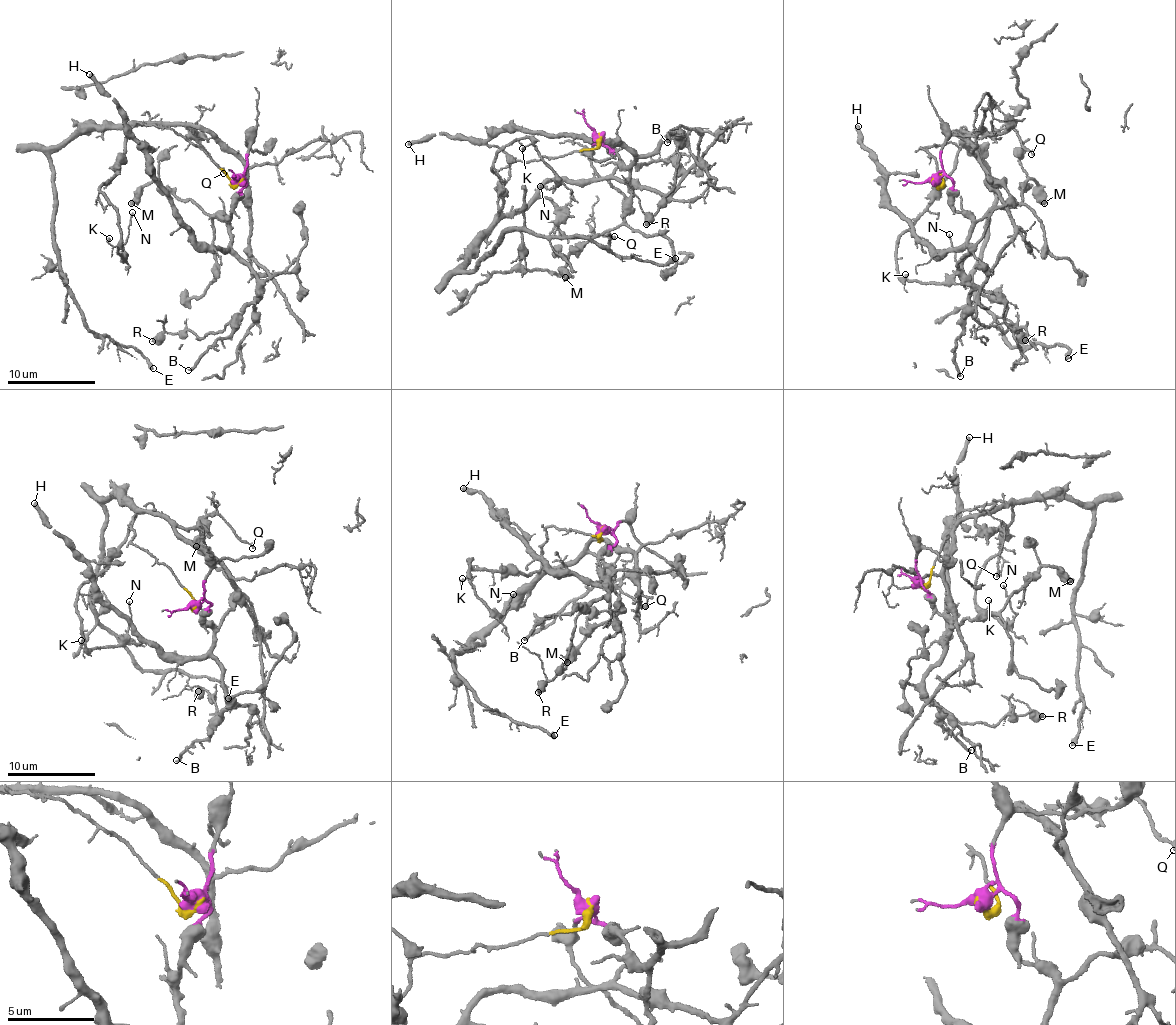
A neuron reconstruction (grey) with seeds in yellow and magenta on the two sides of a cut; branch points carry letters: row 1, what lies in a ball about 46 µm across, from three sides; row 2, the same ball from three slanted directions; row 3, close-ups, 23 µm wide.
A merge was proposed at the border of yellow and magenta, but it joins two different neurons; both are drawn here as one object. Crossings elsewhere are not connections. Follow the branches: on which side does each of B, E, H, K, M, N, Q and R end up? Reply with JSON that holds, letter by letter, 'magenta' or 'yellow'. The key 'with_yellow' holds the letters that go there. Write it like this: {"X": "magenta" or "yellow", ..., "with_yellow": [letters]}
{"B": "magenta", "E": "yellow", "H": "magenta", "K": "yellow", "M": "magenta", "N": "yellow", "Q": "yellow", "R": "magenta", "with_yellow": ["E", "K", "N", "Q"]}

